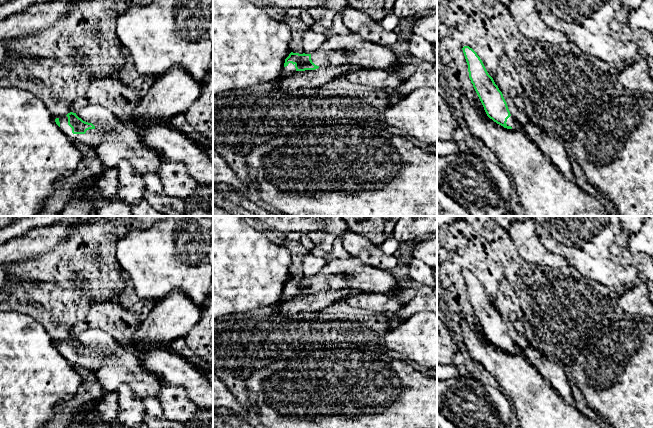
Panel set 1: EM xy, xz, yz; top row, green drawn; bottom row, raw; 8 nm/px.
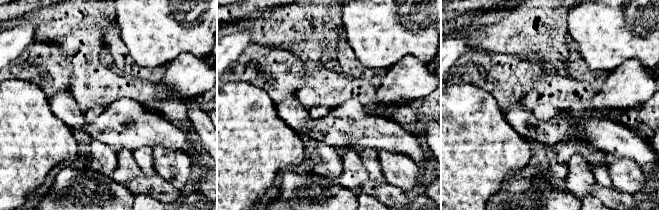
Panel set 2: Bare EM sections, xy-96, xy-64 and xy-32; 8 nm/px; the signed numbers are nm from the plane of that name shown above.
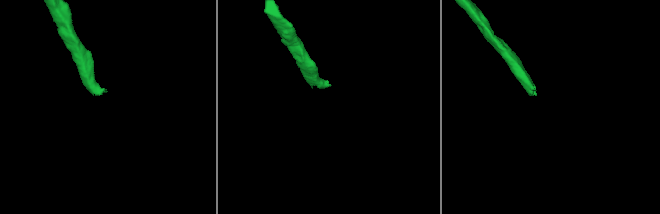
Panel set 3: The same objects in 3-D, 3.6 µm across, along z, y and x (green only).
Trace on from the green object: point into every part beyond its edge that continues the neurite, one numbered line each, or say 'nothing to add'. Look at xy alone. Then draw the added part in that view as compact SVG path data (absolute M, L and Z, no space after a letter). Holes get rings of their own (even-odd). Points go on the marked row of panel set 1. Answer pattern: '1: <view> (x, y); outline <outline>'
1: xy (92, 137); outline M59 117L60 128L69 136L73 142L82 142L90 147L98 145L106 137L106 133L102 130L89 129L85 134L73 134L72 128L68 125L68 117Z

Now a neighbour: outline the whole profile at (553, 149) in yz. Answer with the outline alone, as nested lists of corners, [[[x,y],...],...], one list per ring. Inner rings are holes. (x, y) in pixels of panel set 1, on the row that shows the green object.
[[[531,122],[521,125],[520,128],[569,181],[574,180],[570,159],[563,144],[558,139],[550,138]]]

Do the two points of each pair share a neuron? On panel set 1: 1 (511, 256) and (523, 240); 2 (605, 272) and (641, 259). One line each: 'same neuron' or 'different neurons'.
1: different neurons
2: different neurons

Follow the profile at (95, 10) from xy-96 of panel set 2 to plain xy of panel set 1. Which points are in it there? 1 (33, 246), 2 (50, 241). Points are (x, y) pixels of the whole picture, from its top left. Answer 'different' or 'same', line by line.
1: different
2: different

